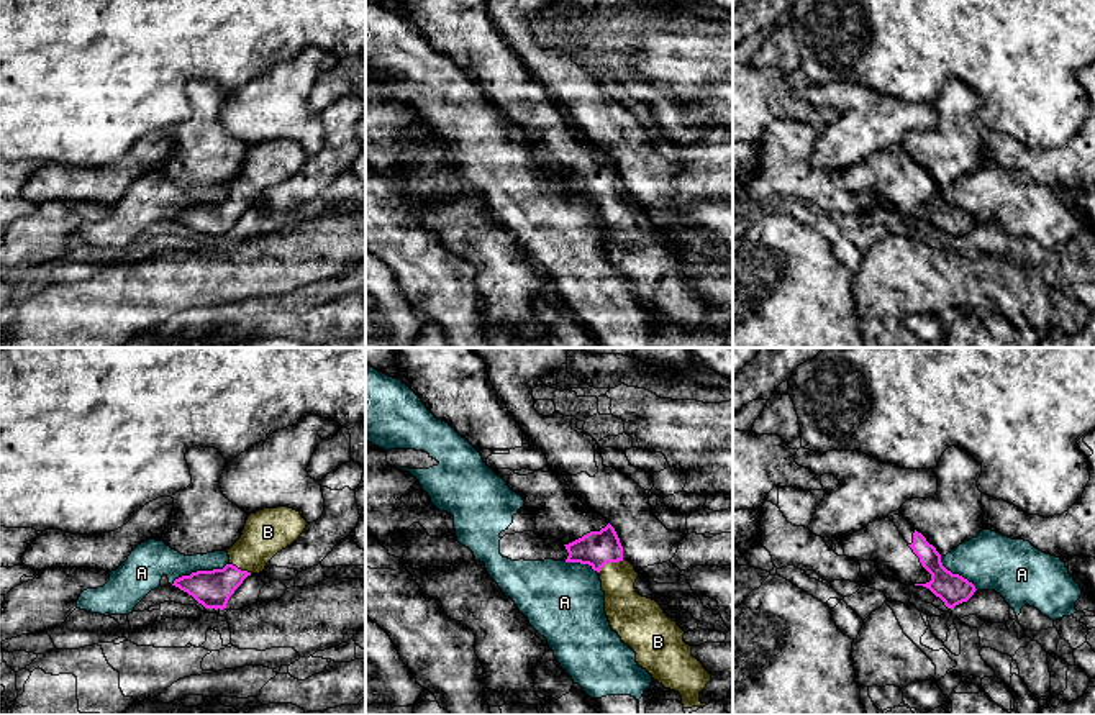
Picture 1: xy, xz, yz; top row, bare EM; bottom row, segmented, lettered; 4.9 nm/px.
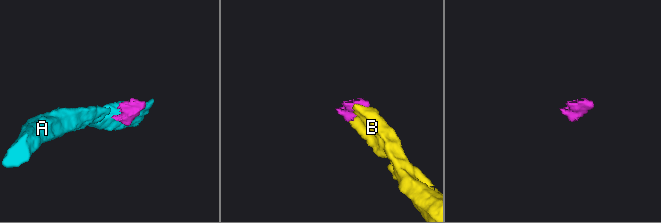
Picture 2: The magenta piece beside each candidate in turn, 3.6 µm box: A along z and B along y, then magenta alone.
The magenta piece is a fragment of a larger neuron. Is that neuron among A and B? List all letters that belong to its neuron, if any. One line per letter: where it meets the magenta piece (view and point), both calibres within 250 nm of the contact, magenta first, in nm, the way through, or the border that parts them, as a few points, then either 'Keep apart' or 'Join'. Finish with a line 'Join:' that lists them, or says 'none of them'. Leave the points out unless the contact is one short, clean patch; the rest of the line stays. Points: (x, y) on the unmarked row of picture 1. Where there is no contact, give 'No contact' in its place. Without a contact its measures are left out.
A: Touches magenta at xy (199, 204). Thickness 180 nm (magenta) against 190 nm. Boundary: xy (228, 195), (222, 200), (182, 207), (171, 217). Keep apart
B: Touches magenta at xz (610, 194). Thickness 180 nm (magenta) against 190 nm. Join
Join: B

